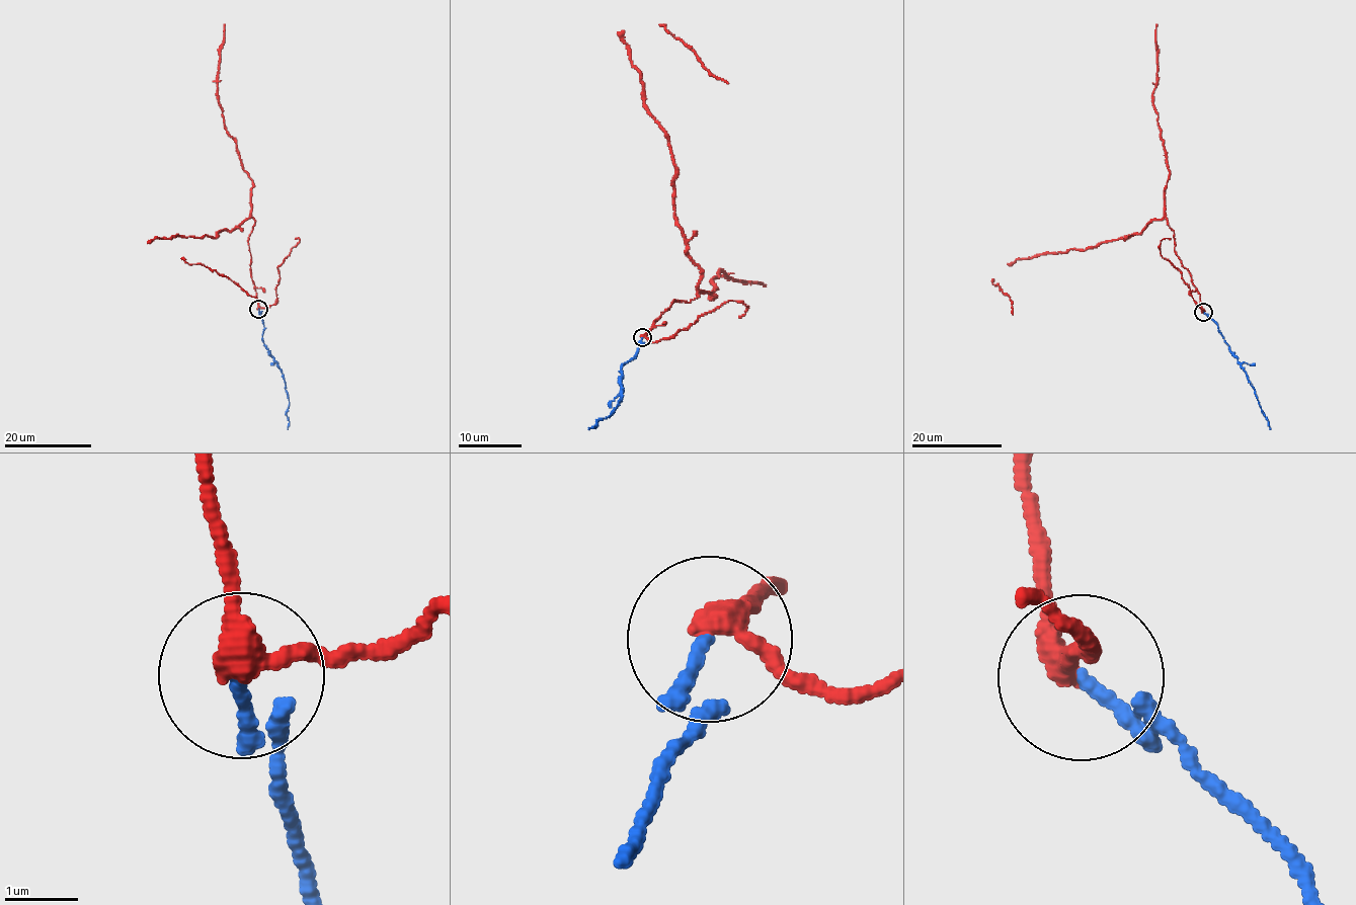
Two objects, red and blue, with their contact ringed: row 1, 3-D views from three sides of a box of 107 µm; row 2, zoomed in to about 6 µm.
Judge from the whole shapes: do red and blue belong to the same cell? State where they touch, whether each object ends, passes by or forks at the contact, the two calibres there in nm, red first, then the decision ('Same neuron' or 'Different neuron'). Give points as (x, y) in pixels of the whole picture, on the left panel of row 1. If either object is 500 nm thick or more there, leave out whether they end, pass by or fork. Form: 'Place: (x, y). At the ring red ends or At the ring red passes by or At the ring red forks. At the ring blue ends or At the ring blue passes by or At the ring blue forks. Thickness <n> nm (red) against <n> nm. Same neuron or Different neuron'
Place: (258, 309). At the ring red passes by. At the ring blue ends. Thickness 280 nm (red) against 170 nm. Same neuron

